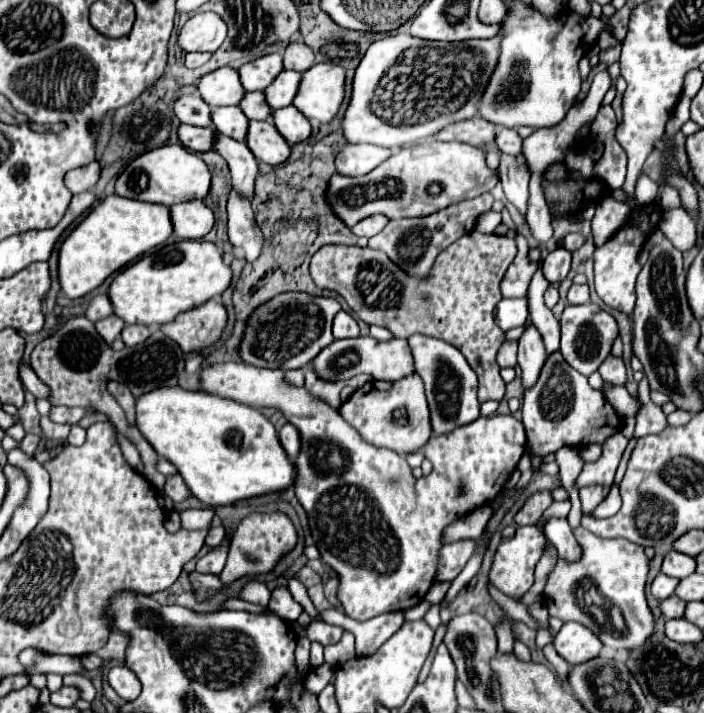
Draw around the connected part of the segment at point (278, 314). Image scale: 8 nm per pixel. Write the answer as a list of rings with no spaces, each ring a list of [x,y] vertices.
[[[286,292],[264,306],[256,308],[248,320],[246,336],[240,346],[240,356],[246,364],[260,368],[304,368],[322,348],[326,348],[332,336],[332,320],[340,312],[340,304],[334,298],[310,296],[302,292]]]

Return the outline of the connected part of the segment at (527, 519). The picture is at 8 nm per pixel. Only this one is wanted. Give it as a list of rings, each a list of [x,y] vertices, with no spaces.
[[[548,490],[530,496],[530,498],[526,500],[526,504],[522,506],[522,510],[516,514],[516,518],[514,518],[516,524],[520,524],[520,526],[536,524],[538,518],[542,516],[542,512],[544,512],[550,504],[552,504],[552,496],[550,496]]]

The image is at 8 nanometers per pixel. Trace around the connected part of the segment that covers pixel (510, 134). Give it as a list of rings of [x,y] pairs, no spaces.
[[[498,128],[498,134],[496,134],[496,146],[504,152],[504,154],[512,154],[512,156],[518,156],[522,154],[522,138],[516,130],[508,130],[508,128]]]

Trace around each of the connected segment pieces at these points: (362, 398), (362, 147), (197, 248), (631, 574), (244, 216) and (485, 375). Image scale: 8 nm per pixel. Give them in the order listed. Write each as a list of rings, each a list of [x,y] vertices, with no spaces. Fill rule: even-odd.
[[[410,374],[396,382],[370,380],[362,388],[358,388],[346,402],[342,402],[338,412],[368,444],[390,448],[398,454],[422,450],[432,436],[424,384],[418,374]]]
[[[348,144],[336,156],[336,170],[344,176],[362,176],[372,172],[392,156],[390,148],[372,144]]]
[[[178,240],[162,246],[160,250],[142,256],[132,266],[116,274],[110,284],[108,296],[114,314],[126,324],[166,324],[174,316],[206,304],[206,300],[220,296],[232,282],[232,270],[222,260],[216,244],[206,240]]]
[[[582,526],[574,530],[574,536],[584,554],[578,562],[558,560],[550,572],[544,588],[544,602],[550,616],[562,622],[574,620],[586,624],[604,646],[614,650],[642,648],[650,640],[650,634],[654,634],[654,614],[646,600],[650,558],[644,554],[644,548],[622,538],[598,538]]]
[[[236,190],[228,200],[228,236],[232,246],[244,248],[246,262],[254,262],[262,250],[262,230],[254,224],[254,212],[248,200],[240,198]]]
[[[474,230],[438,254],[428,280],[414,280],[380,250],[330,244],[312,256],[310,276],[318,288],[340,294],[366,324],[384,326],[396,338],[424,334],[460,348],[478,374],[478,402],[482,404],[504,398],[506,384],[496,364],[496,352],[504,342],[504,332],[494,324],[494,308],[502,300],[498,286],[514,256],[516,242],[512,238]],[[394,284],[400,284],[398,292]]]

